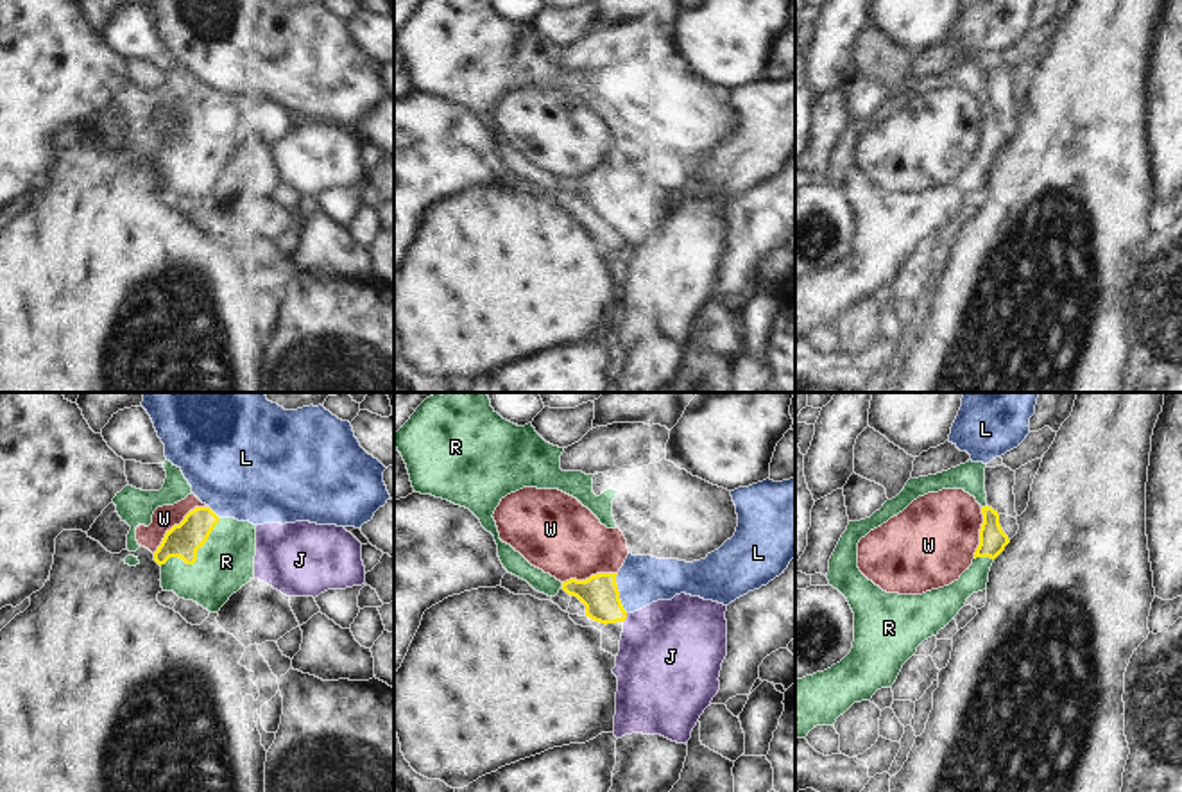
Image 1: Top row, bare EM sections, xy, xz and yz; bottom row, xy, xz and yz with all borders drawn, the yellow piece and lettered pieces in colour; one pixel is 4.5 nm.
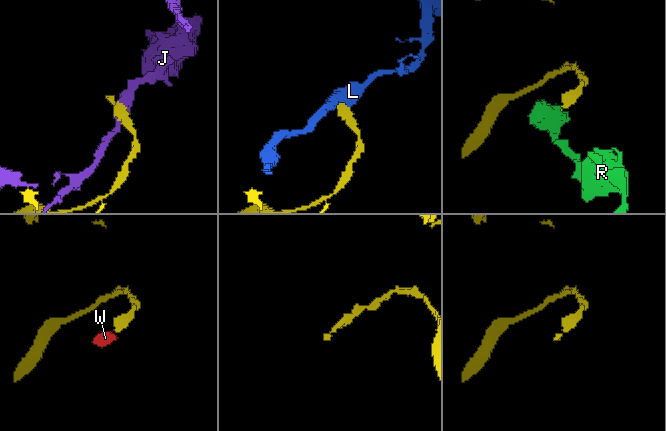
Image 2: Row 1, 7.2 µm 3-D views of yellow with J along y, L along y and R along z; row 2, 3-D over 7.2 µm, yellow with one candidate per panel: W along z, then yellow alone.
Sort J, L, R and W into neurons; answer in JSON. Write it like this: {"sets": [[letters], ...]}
{"sets": [["J"], ["L"], ["R"], ["W"]]}

